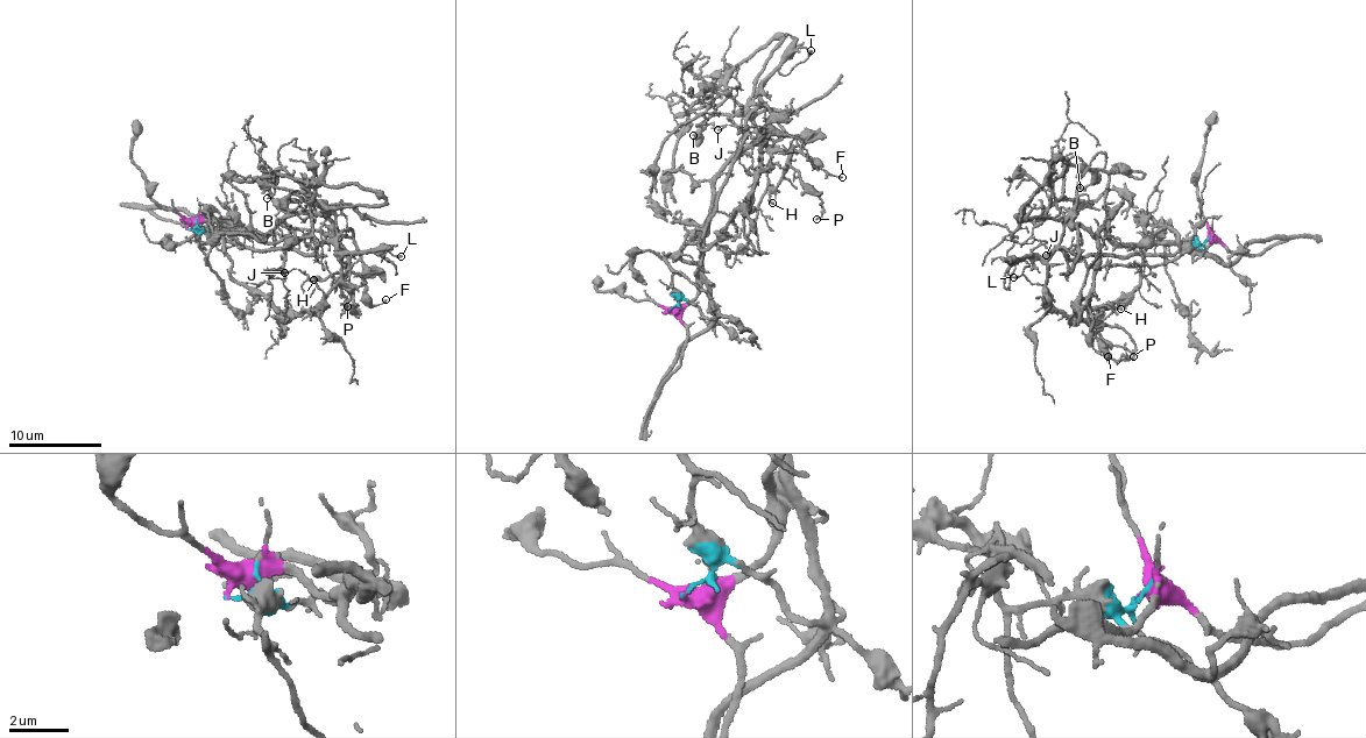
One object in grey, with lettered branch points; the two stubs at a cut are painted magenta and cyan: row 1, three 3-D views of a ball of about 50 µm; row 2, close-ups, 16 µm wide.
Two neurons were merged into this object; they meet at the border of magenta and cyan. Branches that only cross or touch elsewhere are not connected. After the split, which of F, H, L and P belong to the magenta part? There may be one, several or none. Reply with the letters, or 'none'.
L

